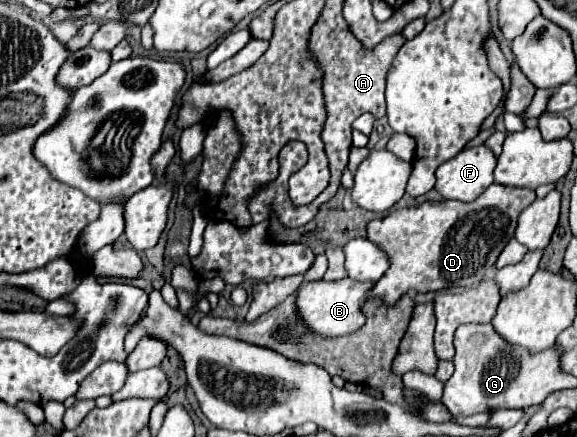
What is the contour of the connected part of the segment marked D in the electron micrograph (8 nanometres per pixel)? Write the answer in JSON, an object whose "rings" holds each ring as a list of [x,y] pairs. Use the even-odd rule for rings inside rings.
{"rings":[[[492,183],[476,201],[470,201],[470,203],[424,201],[418,207],[400,209],[386,217],[374,219],[372,223],[368,223],[368,239],[378,247],[382,247],[382,251],[390,259],[390,267],[386,269],[382,279],[374,283],[374,287],[368,293],[368,299],[382,299],[382,303],[394,305],[410,289],[416,293],[430,293],[430,291],[442,291],[450,287],[478,287],[478,283],[494,267],[498,255],[502,253],[502,247],[506,247],[510,237],[514,235],[520,213],[534,199],[536,195],[530,189],[516,189],[516,187],[504,187],[504,185]]]}

